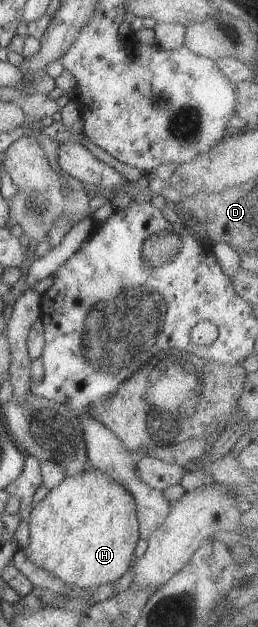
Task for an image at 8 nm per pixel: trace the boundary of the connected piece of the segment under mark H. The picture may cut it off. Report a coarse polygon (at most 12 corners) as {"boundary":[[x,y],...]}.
{"boundary":[[92,467],[35,503],[21,548],[68,586],[114,583],[141,538]]}

